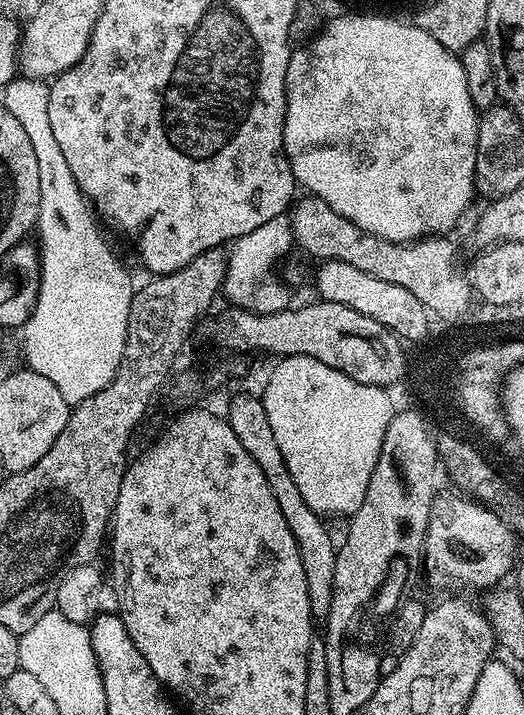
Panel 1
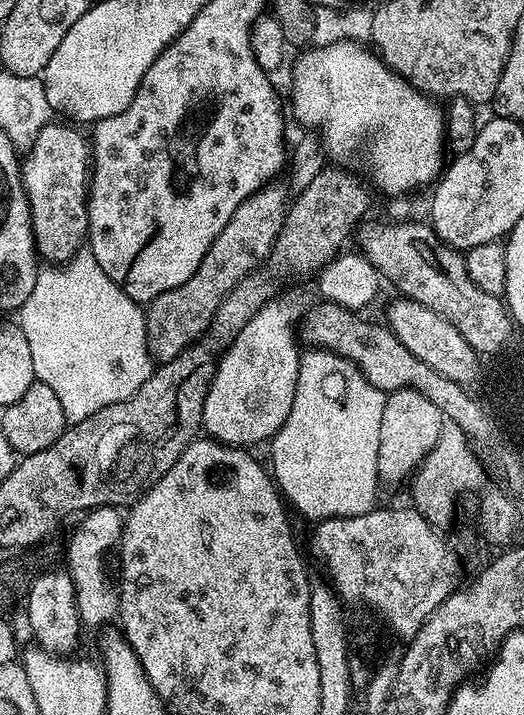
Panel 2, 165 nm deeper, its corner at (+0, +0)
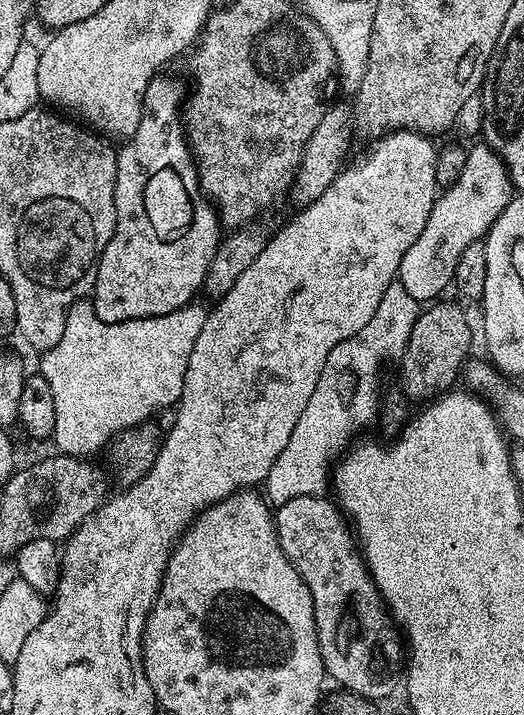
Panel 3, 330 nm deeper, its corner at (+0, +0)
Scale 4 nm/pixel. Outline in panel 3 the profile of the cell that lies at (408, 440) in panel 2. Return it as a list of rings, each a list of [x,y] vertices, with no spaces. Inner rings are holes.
[[[432,302],[421,311],[420,316],[414,322],[414,330],[410,330],[410,338],[406,342],[406,350],[398,358],[400,364],[400,379],[398,384],[404,389],[404,393],[409,401],[428,402],[438,396],[443,396],[445,392],[453,387],[455,380],[459,381],[462,376],[462,369],[469,359],[468,351],[472,348],[472,328],[468,325],[468,320],[464,317],[464,312],[456,304],[440,304]]]

